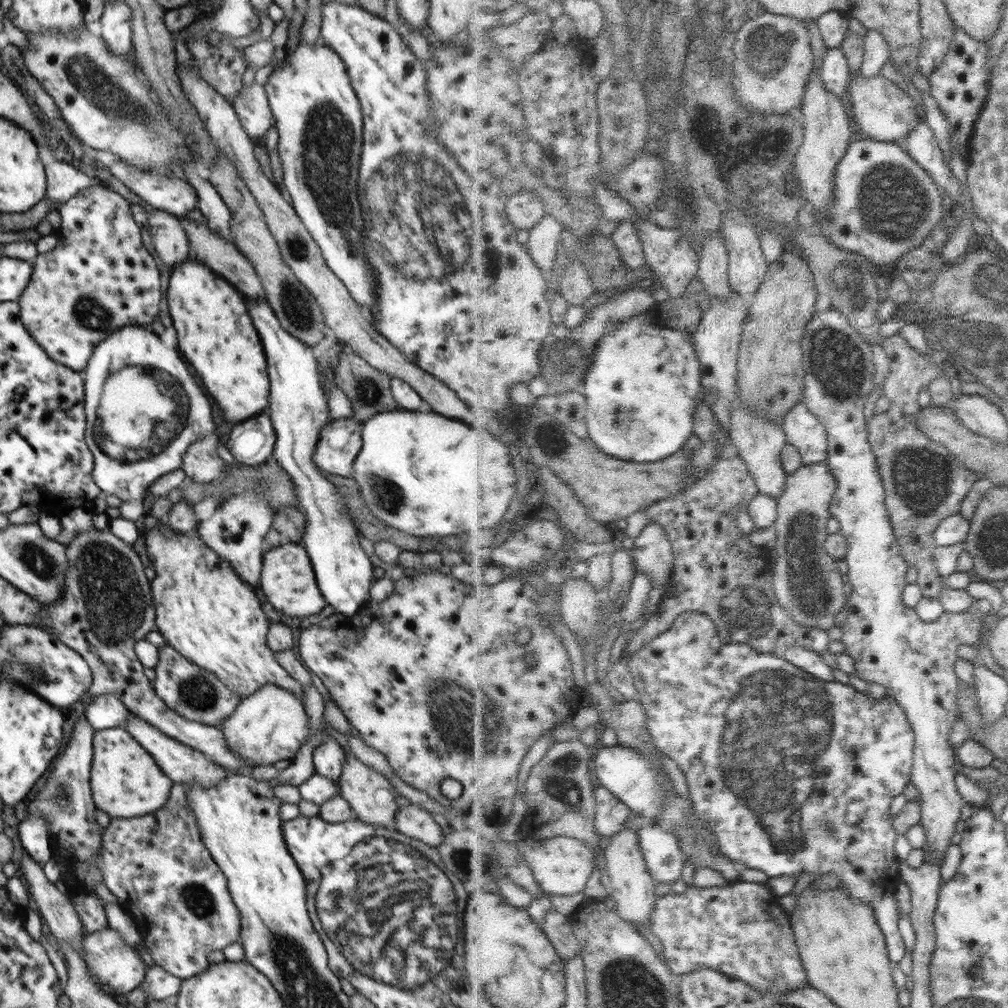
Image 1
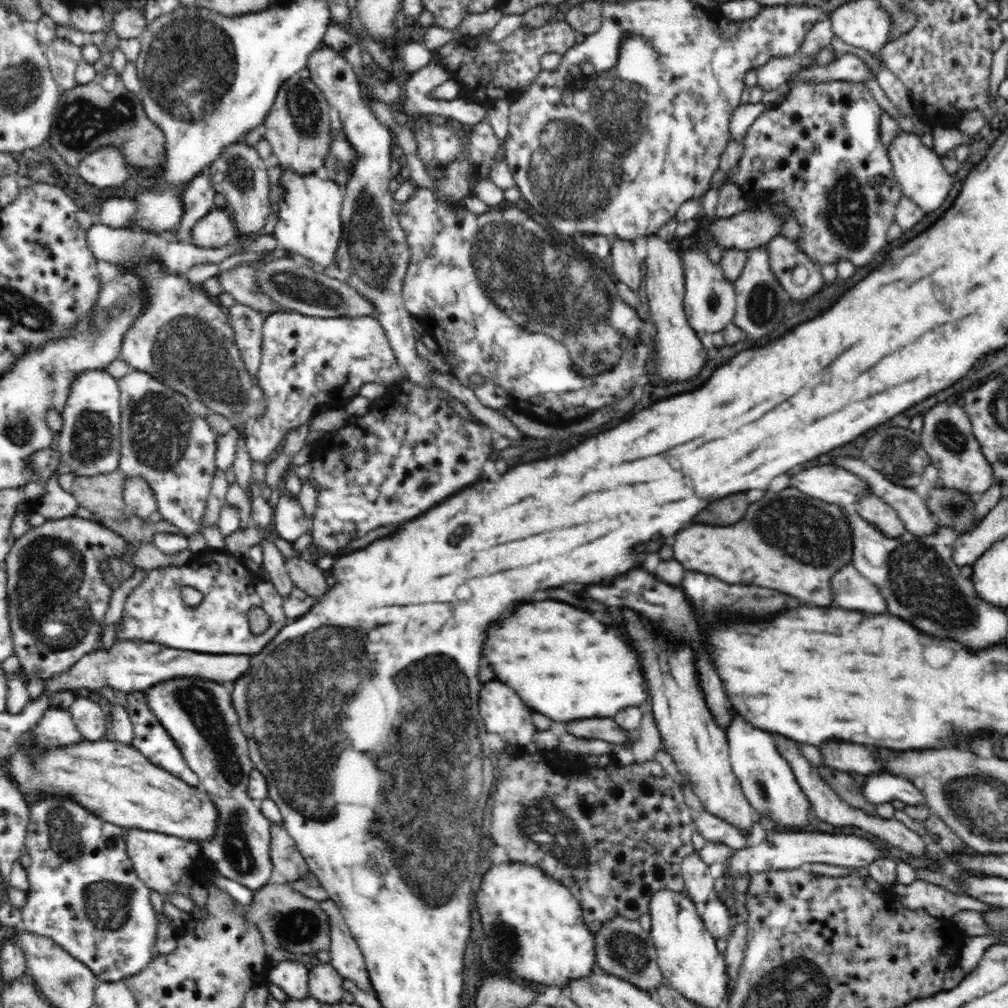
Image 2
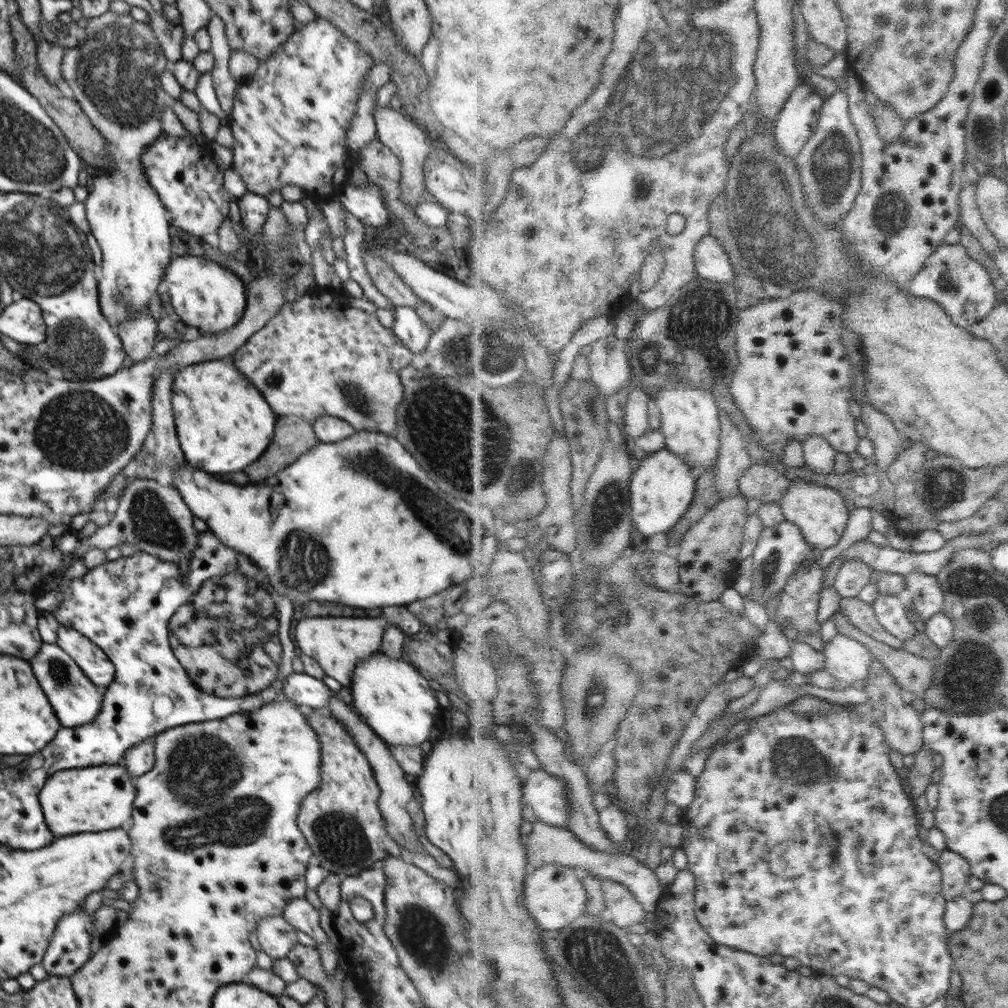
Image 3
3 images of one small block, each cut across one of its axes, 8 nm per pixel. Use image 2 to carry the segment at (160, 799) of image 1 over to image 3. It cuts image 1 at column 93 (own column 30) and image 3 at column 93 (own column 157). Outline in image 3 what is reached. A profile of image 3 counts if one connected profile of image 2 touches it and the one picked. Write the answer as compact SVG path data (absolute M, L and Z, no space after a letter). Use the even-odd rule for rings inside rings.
M116 763L56 772L46 780L44 788L38 793L38 799L48 829L59 838L122 826L132 816L136 793L126 767L122 763Z

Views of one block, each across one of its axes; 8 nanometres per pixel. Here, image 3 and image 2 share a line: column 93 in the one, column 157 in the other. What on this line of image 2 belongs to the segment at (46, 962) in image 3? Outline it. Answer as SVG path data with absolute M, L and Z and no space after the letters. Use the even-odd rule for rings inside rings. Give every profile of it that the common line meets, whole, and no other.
M40 796L30 800L28 808L30 820L25 848L31 858L31 865L26 869L30 891L21 910L25 930L50 938L88 966L100 981L116 982L140 974L156 956L159 921L151 902L151 890L138 878L128 856L128 828L104 822L78 802L62 796Z

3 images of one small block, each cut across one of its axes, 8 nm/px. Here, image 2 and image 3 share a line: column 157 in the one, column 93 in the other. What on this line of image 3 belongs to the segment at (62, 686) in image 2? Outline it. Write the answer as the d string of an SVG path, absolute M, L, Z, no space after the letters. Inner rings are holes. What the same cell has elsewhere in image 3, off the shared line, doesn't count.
M60 625L57 644L69 654L83 674L101 690L114 681L115 666L99 646L73 628Z

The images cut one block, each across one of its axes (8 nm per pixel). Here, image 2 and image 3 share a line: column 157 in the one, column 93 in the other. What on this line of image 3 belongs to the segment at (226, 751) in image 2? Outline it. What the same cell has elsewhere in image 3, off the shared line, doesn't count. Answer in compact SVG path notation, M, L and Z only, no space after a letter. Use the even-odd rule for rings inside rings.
M43 643L40 651L30 660L30 666L32 666L36 678L40 680L40 686L46 692L62 726L72 728L84 725L94 721L94 717L98 716L100 707L102 707L102 690L92 684L80 670L80 666L57 643Z

